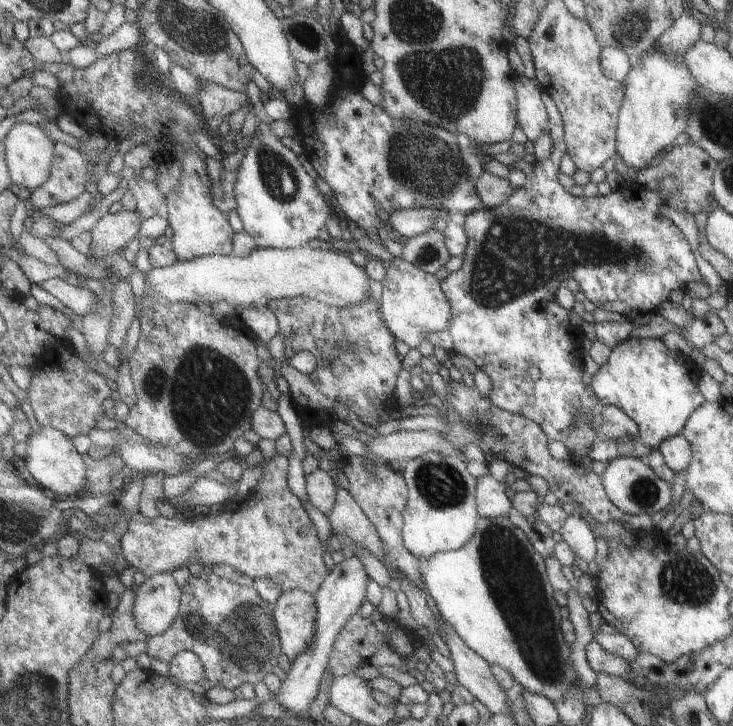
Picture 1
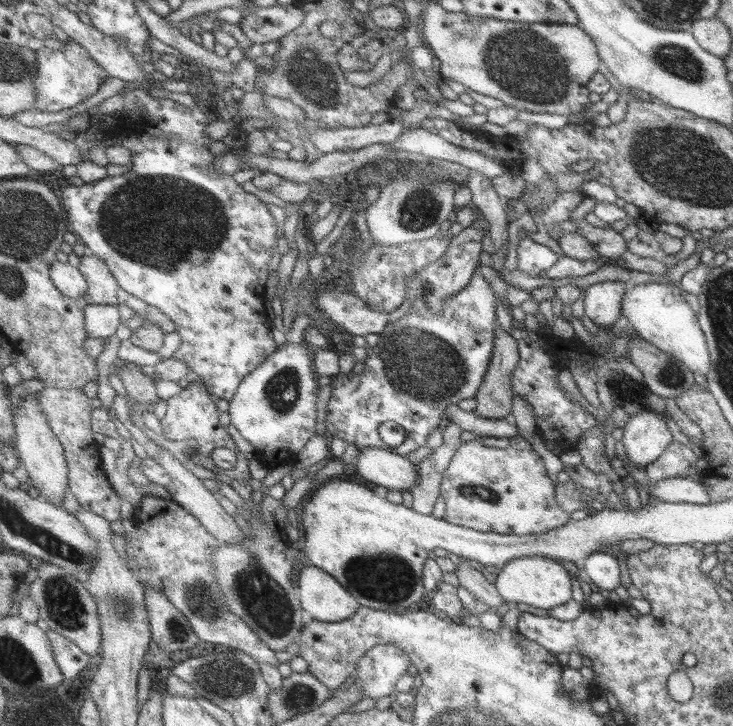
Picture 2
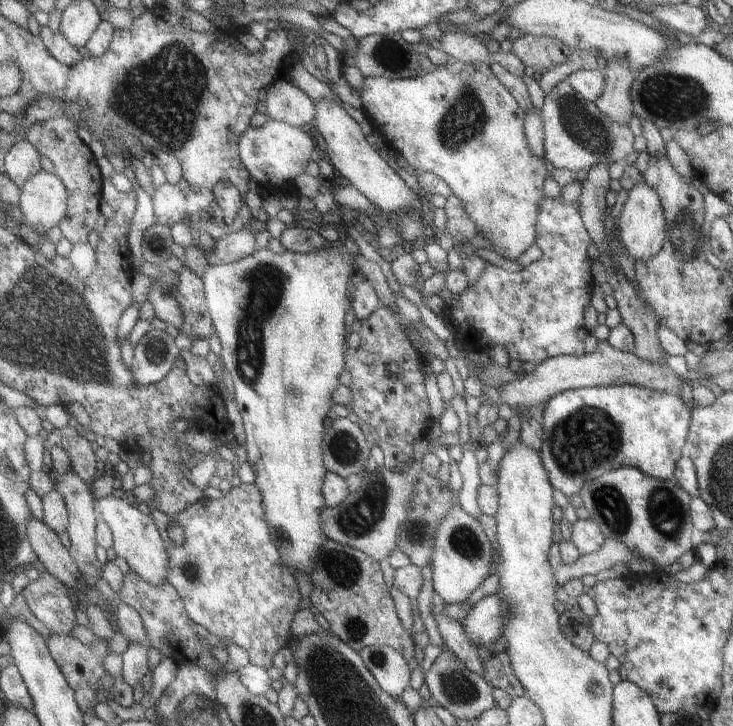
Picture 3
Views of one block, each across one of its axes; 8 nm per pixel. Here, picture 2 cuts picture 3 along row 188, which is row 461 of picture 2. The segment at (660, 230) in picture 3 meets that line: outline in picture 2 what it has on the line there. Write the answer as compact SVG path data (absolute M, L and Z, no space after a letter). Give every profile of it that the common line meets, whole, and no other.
M642 408L623 427L621 444L627 460L640 469L651 465L671 442L671 432L656 412Z

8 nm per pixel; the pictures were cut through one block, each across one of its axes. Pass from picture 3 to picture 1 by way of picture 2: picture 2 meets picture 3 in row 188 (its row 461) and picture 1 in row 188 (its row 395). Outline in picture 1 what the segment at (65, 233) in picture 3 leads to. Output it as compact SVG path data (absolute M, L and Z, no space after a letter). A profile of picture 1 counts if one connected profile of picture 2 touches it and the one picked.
M57 142L49 180L31 192L30 201L37 209L55 206L87 196L90 165L75 146Z

